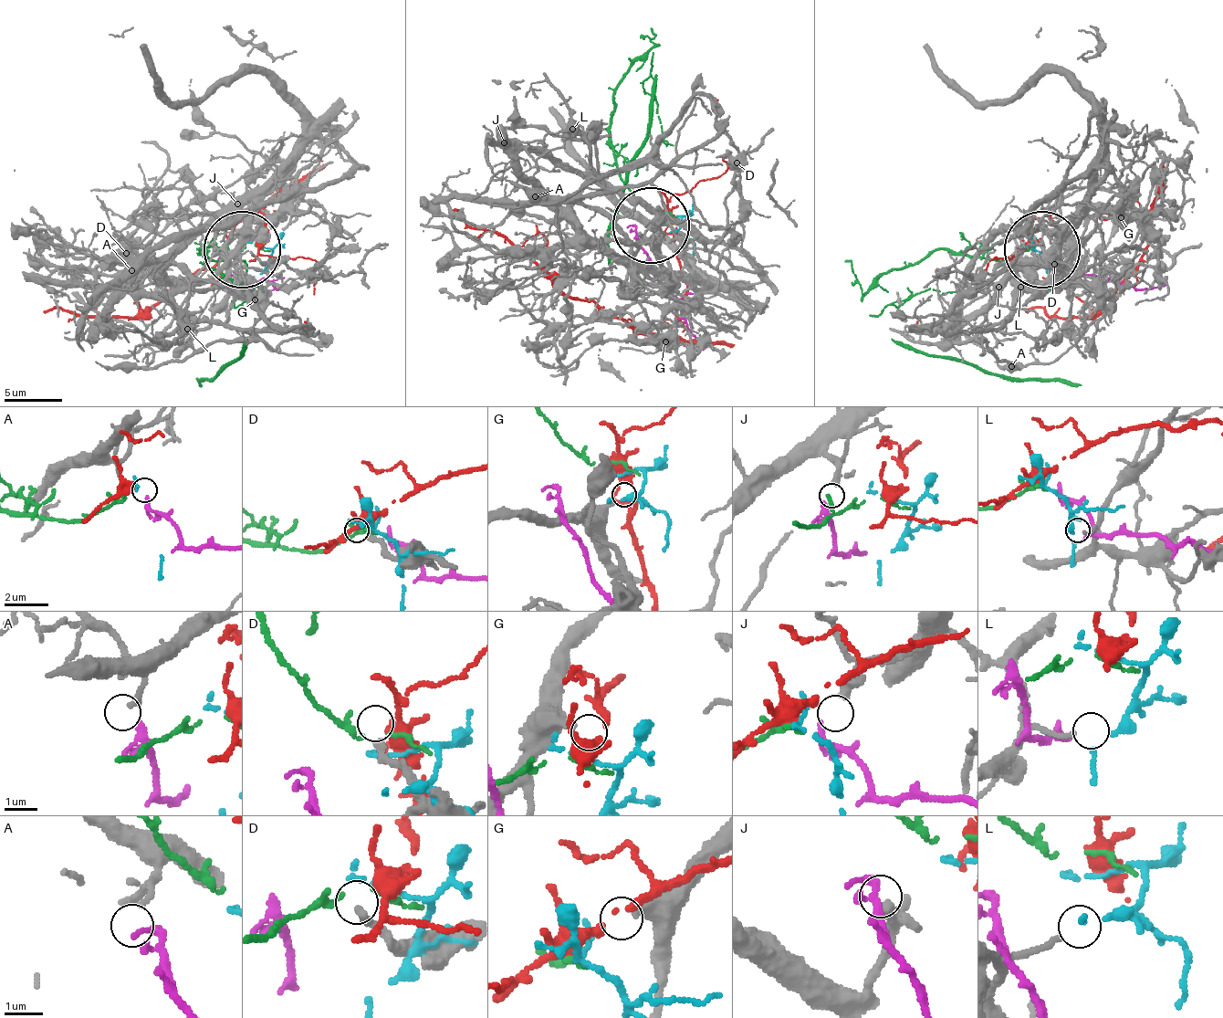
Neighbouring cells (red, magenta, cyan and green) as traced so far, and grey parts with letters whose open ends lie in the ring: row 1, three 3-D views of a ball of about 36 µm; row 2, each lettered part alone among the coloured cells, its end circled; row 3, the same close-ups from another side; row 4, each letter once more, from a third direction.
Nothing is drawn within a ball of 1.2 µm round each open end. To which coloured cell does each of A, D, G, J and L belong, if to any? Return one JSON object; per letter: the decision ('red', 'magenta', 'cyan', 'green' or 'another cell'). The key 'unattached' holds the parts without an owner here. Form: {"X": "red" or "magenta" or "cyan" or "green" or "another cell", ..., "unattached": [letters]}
{"A": "magenta", "D": "another cell", "G": "another cell", "J": "another cell", "L": "cyan", "unattached": ["D", "G", "J"]}

